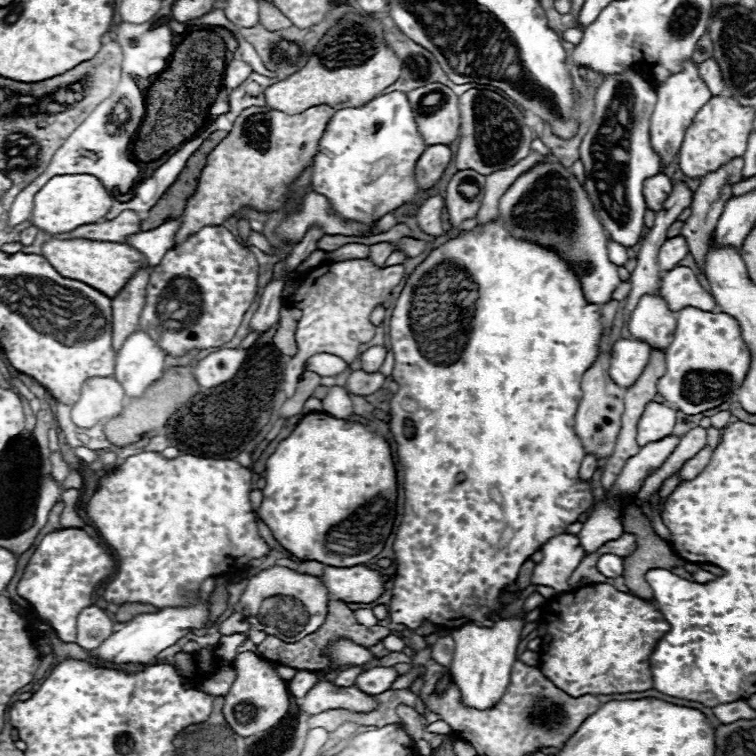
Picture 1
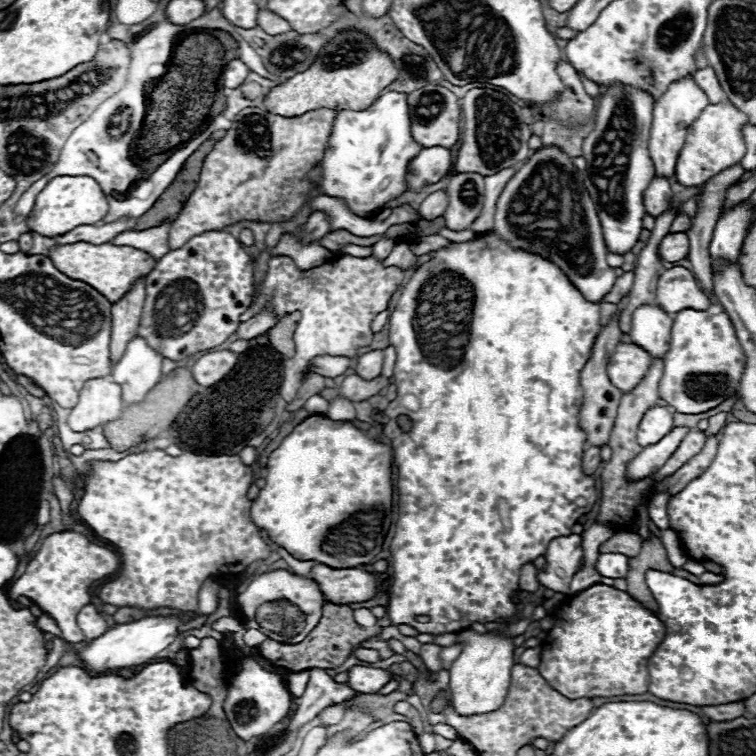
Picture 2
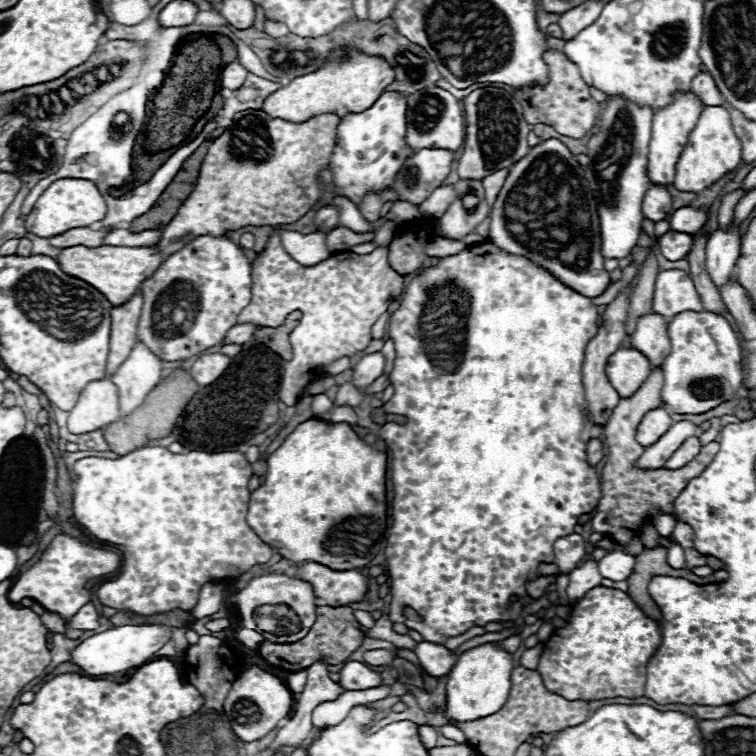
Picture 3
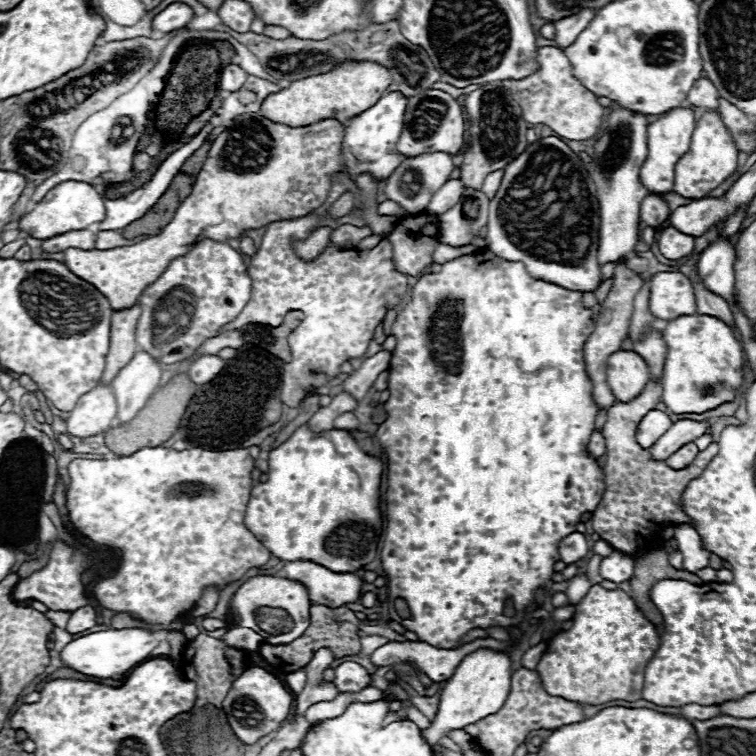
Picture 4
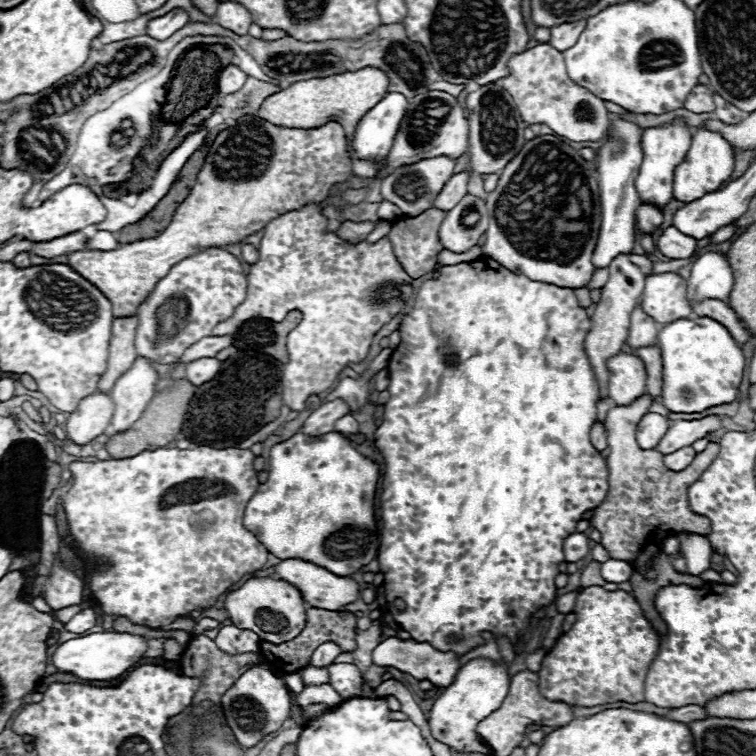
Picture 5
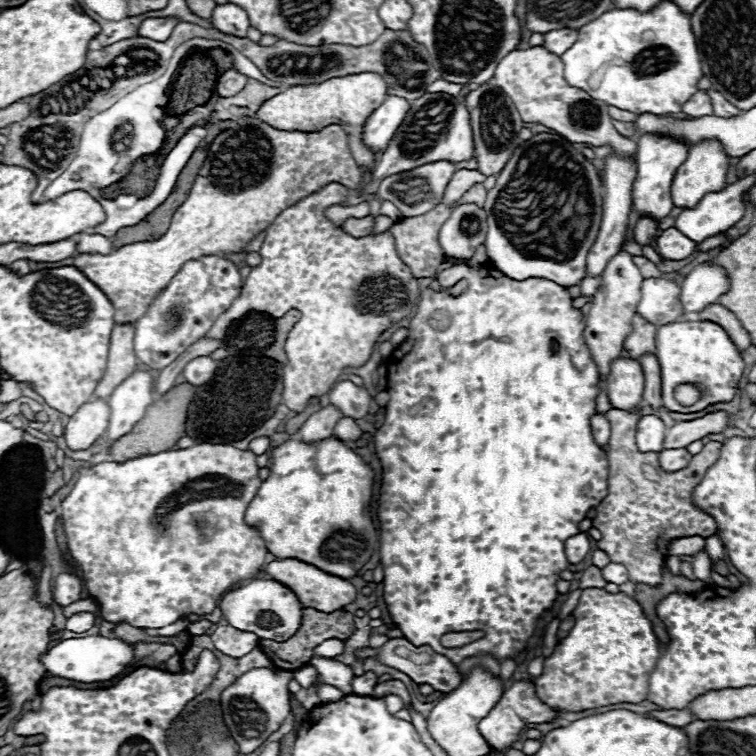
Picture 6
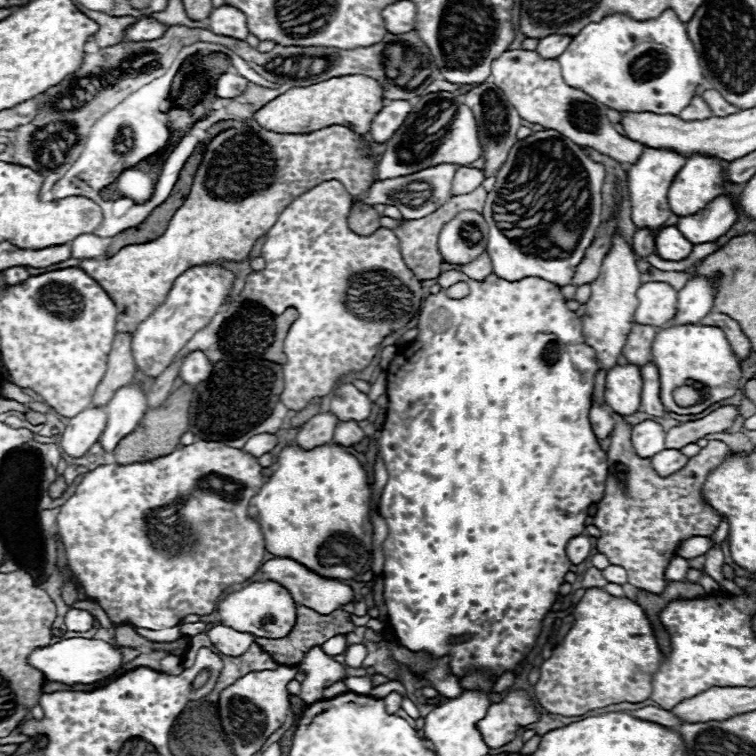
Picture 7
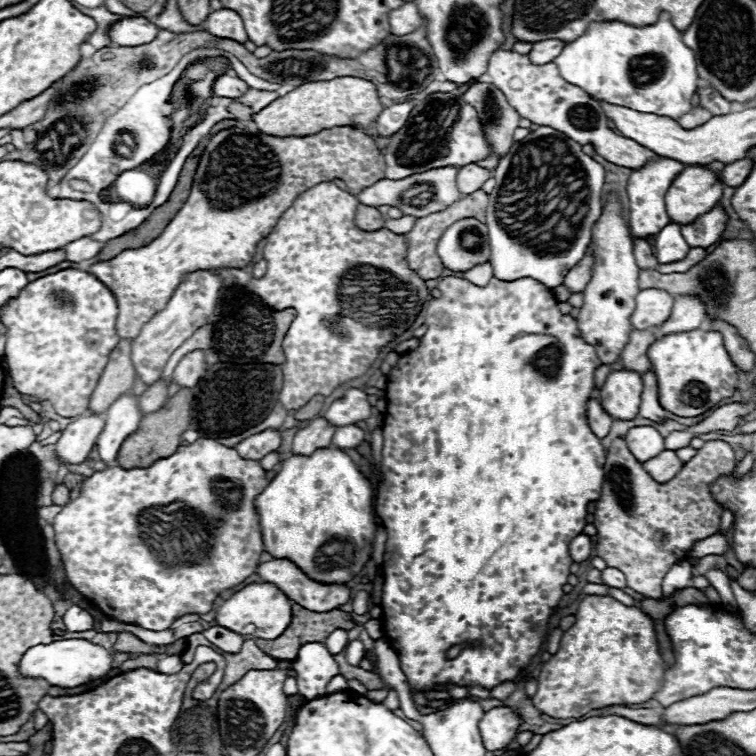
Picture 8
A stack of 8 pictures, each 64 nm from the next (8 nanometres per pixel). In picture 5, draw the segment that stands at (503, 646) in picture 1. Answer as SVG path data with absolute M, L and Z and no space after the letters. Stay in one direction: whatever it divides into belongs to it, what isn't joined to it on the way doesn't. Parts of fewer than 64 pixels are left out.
M484 658L470 660L466 666L458 670L456 680L448 688L444 688L444 692L436 700L436 708L430 710L428 724L432 736L438 742L454 748L456 752L488 754L490 746L486 746L486 742L474 732L474 728L480 720L484 720L502 704L502 700L508 694L508 686L510 686L510 676L504 664L492 664L490 660Z

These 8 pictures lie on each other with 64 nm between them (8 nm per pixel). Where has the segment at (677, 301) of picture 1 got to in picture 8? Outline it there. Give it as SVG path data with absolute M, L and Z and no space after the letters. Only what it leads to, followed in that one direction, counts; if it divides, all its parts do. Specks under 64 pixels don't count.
M640 290L636 296L636 310L630 316L632 328L654 328L662 324L672 310L674 298L664 290Z

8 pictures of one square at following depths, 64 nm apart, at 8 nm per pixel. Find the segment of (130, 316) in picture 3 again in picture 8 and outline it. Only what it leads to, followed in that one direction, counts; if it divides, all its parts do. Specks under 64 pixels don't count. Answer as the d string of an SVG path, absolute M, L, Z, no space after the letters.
M122 338L118 346L112 350L108 364L90 396L88 412L106 412L118 396L132 390L136 380L136 372L130 360L130 340Z

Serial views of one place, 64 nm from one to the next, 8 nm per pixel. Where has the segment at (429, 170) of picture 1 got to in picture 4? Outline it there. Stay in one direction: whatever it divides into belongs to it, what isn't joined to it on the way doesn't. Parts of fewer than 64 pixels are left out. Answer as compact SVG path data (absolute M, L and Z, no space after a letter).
M434 152L434 154L422 154L416 158L406 158L392 174L388 180L384 180L384 194L388 200L400 204L406 212L410 214L420 214L424 212L426 204L434 196L434 192L450 180L450 174L454 170L452 156L446 152Z

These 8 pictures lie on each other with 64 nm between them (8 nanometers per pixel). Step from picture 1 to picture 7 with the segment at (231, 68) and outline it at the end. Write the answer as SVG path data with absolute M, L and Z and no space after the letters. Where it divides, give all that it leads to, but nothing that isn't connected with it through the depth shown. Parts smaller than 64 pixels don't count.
M224 72L214 84L214 94L220 98L234 98L240 96L246 90L246 86L246 78L238 76L236 72Z

